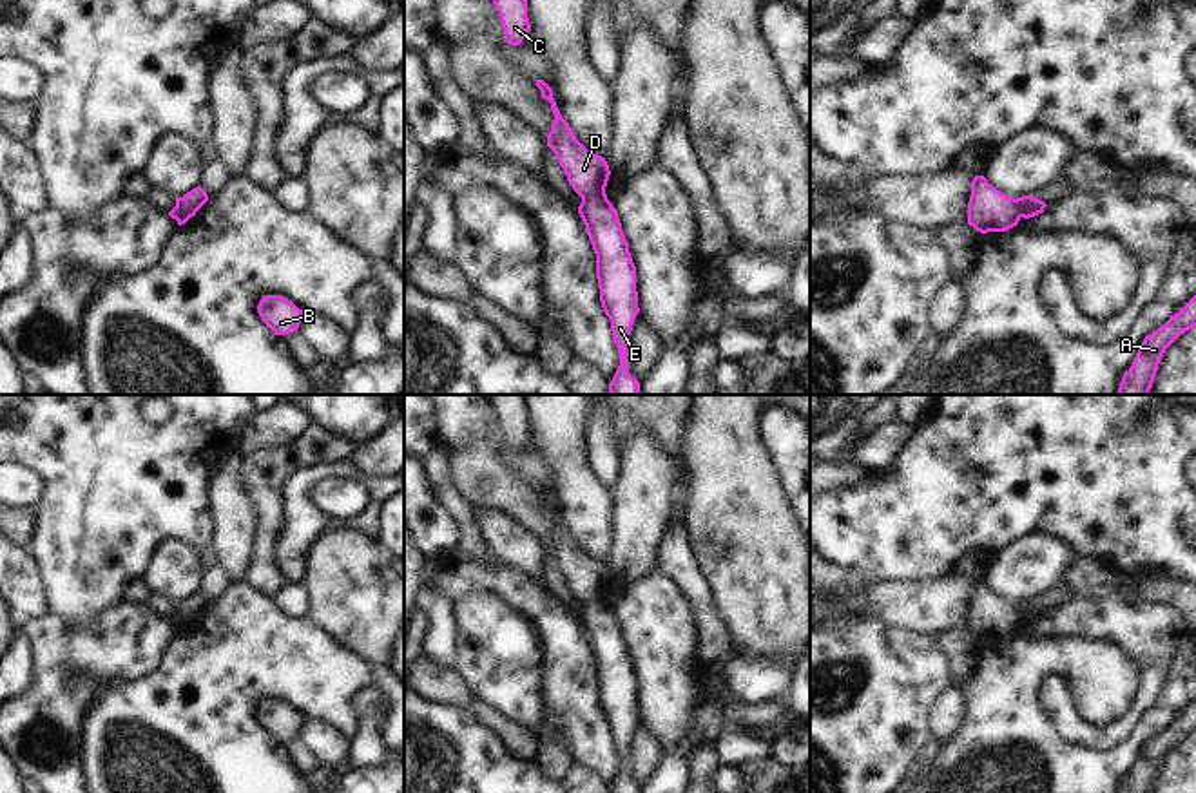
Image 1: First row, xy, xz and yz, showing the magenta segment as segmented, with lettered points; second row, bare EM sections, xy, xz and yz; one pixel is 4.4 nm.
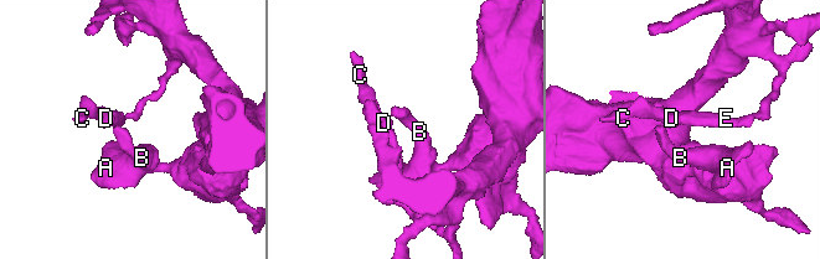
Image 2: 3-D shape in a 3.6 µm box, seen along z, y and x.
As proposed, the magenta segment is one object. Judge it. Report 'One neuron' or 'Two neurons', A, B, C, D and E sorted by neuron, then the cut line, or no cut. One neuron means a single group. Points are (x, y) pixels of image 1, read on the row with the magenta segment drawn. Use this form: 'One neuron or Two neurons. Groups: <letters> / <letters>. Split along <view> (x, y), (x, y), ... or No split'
Two neurons. Groups: A B E / C D. Split along xz (604, 187), (582, 198).

